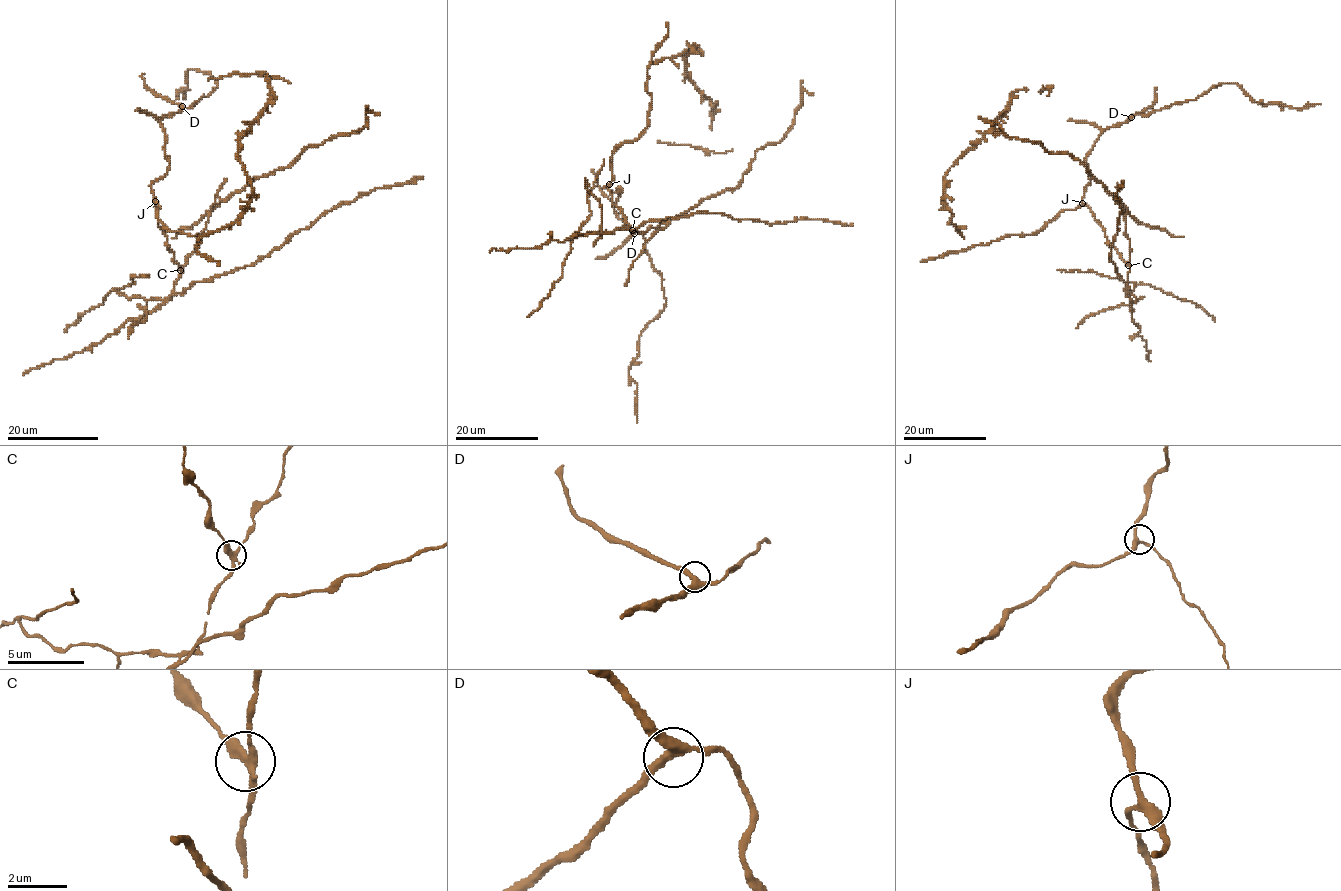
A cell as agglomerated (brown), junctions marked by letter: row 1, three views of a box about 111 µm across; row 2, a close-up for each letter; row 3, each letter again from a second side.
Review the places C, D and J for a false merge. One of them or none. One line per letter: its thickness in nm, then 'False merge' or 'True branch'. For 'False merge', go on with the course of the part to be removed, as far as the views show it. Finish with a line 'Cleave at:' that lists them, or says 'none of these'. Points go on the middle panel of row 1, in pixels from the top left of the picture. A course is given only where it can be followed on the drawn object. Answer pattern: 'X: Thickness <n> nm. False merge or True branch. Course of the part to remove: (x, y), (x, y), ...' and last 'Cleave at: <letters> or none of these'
C: Thickness 280 nm. False merge. Course of the part to remove: (632, 230), (662, 228), (701, 201), (735, 189), (755, 152), (779, 142), (791, 127), (801, 93), (813, 95)
D: Thickness 320 nm. True branch
J: Thickness 240 nm. True branch
Cleave at: C

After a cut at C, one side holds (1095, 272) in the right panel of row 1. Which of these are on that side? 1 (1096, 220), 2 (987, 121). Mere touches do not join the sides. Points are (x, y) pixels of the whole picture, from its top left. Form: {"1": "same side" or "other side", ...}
{"1": "other side", "2": "same side"}

